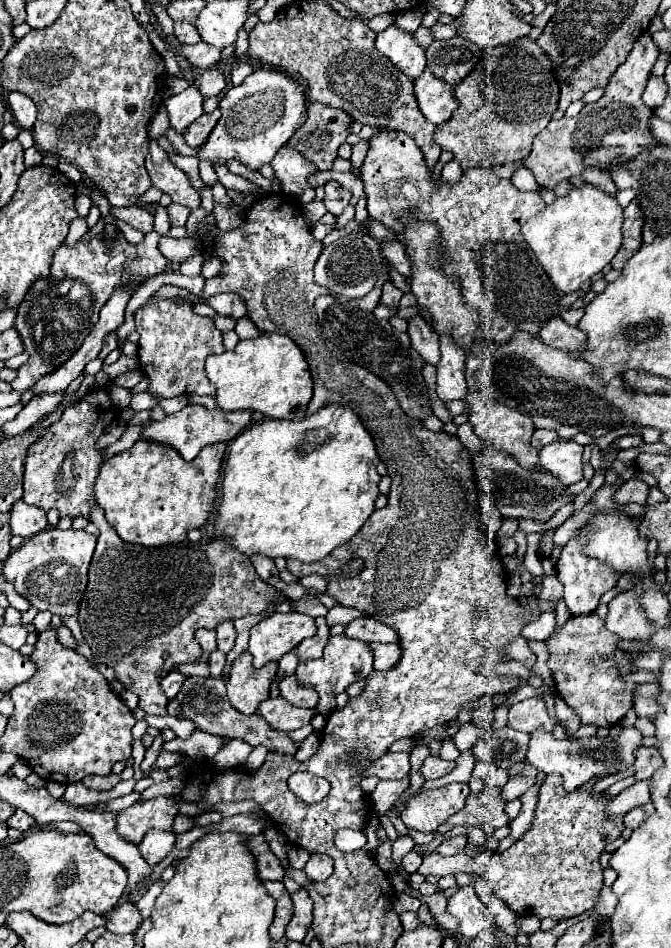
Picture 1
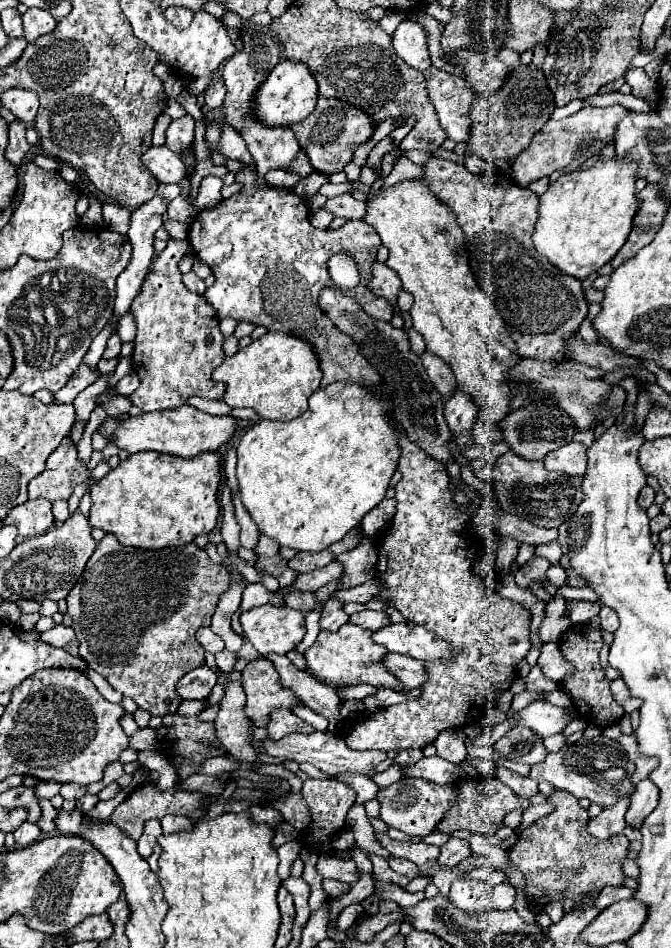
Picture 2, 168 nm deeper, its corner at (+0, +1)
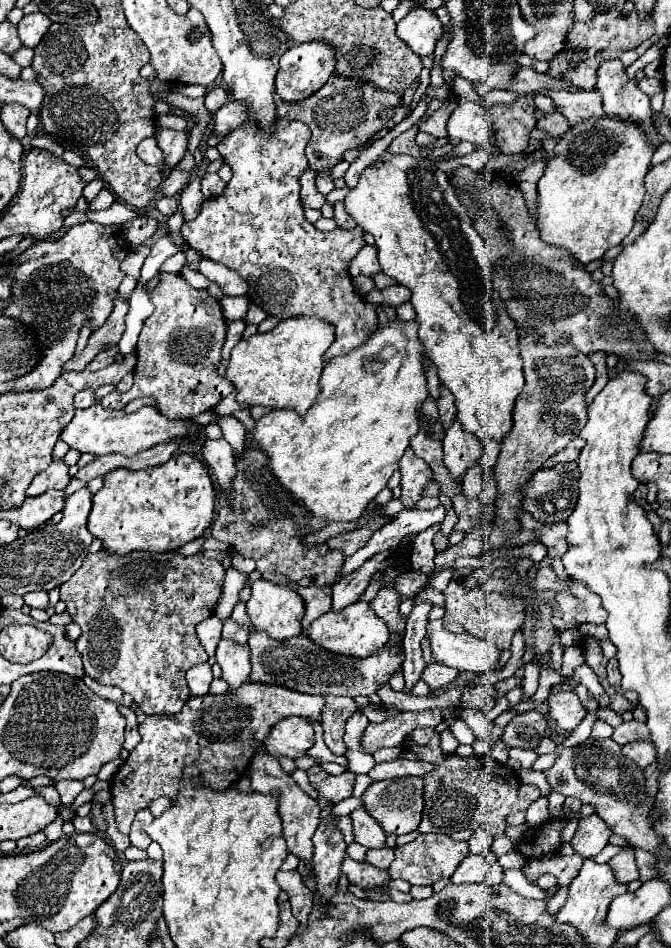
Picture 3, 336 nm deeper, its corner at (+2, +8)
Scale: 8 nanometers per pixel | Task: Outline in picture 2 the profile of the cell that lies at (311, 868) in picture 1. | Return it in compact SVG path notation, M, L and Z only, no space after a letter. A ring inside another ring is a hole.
M319 857L317 871L325 879L337 879L337 881L345 881L345 883L355 883L361 877L361 873L359 873L359 869L357 869L357 865L355 865L353 859Z

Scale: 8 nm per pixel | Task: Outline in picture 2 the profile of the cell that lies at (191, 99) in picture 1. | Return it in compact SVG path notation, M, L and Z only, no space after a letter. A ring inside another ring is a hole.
M185 115L181 119L173 119L167 129L167 143L165 145L171 151L175 151L177 155L181 155L185 151L185 147L189 147L195 139L193 127L195 127L195 123L193 123L191 115Z

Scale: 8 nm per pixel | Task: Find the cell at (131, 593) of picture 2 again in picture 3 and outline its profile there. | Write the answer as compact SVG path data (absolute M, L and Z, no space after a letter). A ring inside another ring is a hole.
M105 548L95 554L87 554L83 566L65 584L61 584L61 600L67 604L67 612L83 630L77 638L77 650L83 656L85 674L99 684L119 686L123 692L133 696L135 704L145 714L179 712L189 698L185 672L209 658L199 644L195 626L213 616L223 576L223 564L205 558L203 554L183 556L177 550L161 554L133 550L121 556L117 552L105 552Z

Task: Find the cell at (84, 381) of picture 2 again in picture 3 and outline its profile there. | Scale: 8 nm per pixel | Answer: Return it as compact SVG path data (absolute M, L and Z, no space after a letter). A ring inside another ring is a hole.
M115 346L115 348L107 348L107 350L103 350L103 352L99 352L87 366L85 366L85 370L89 370L89 372L97 372L97 370L101 370L101 368L105 368L105 366L109 366L109 364L113 364L115 362L115 354L119 352L119 348Z

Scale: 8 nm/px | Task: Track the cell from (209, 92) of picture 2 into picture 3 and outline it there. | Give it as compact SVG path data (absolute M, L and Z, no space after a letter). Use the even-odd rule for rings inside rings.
M215 84L215 86L211 86L211 88L207 90L207 94L205 94L205 108L207 108L209 112L217 112L217 110L227 102L227 98L229 98L229 92L225 92L223 86Z

